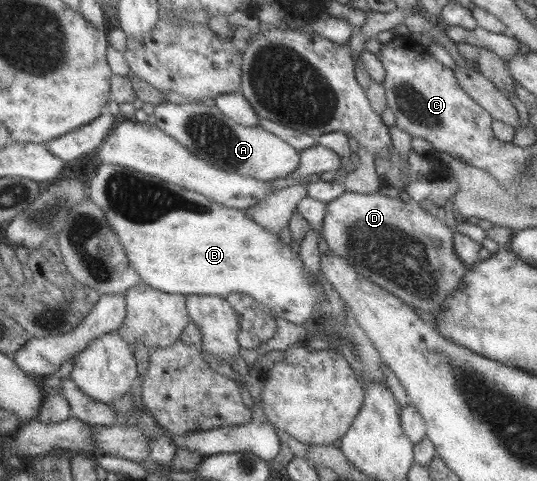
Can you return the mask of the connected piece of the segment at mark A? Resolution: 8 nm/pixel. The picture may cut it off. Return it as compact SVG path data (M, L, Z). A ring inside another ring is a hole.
M187 100L179 104L161 101L154 105L153 116L159 130L184 146L193 156L225 172L271 182L285 178L299 162L299 151L284 140L258 125L243 126L227 118L215 105L208 106L199 100Z

